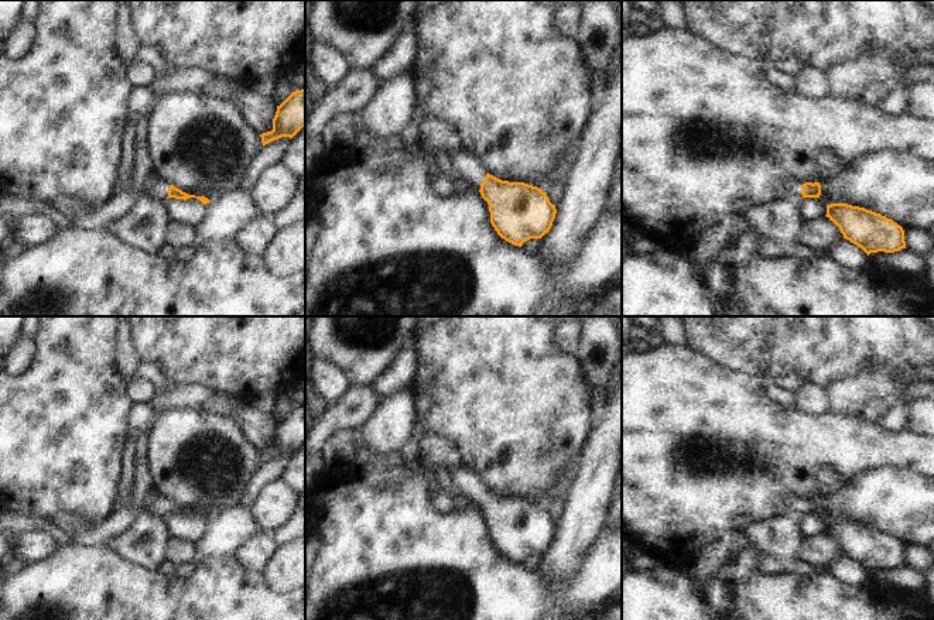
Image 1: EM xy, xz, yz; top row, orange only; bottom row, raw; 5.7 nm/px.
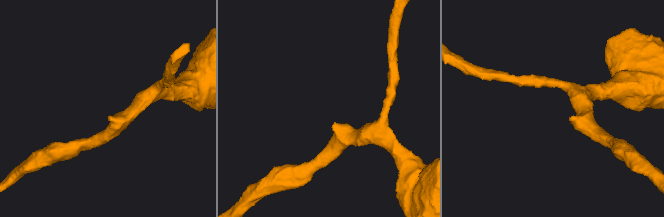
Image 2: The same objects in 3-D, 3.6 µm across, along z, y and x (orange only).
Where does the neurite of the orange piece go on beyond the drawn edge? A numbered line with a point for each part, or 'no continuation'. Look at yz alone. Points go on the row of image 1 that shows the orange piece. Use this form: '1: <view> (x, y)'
1: yz (794, 188)

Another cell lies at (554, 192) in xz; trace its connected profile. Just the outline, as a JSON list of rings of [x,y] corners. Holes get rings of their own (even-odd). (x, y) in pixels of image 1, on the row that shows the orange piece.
[[[567,174],[562,179],[555,181],[552,185],[548,186],[547,196],[552,205],[557,205],[562,198],[564,185],[567,182]]]

